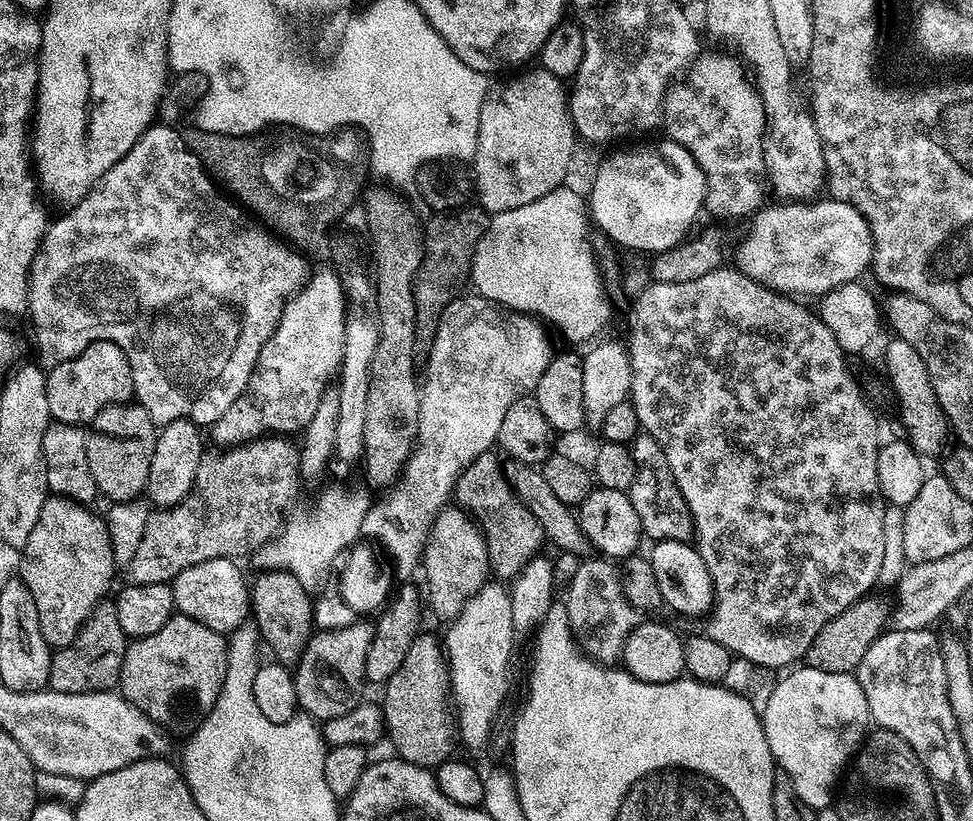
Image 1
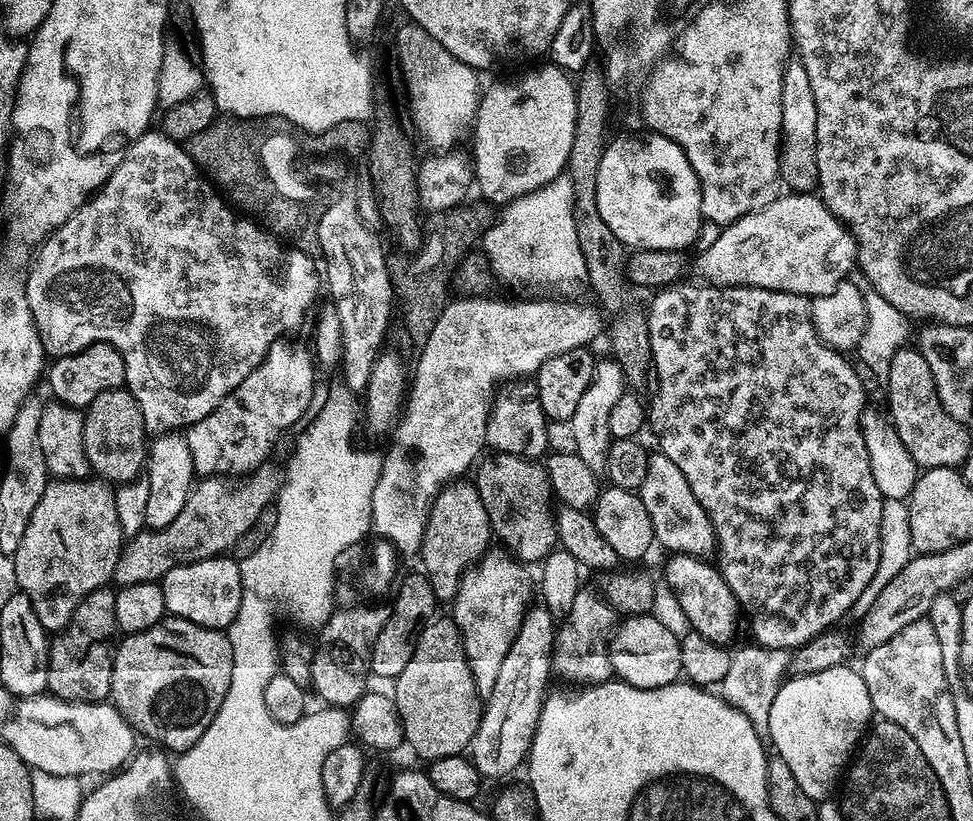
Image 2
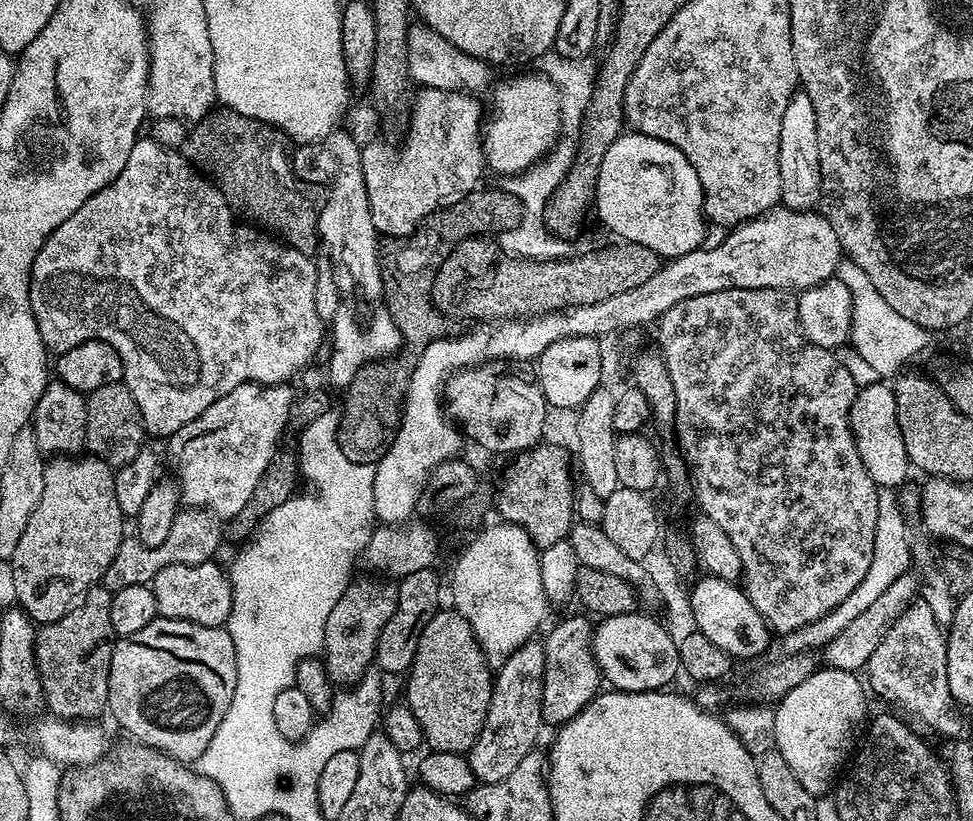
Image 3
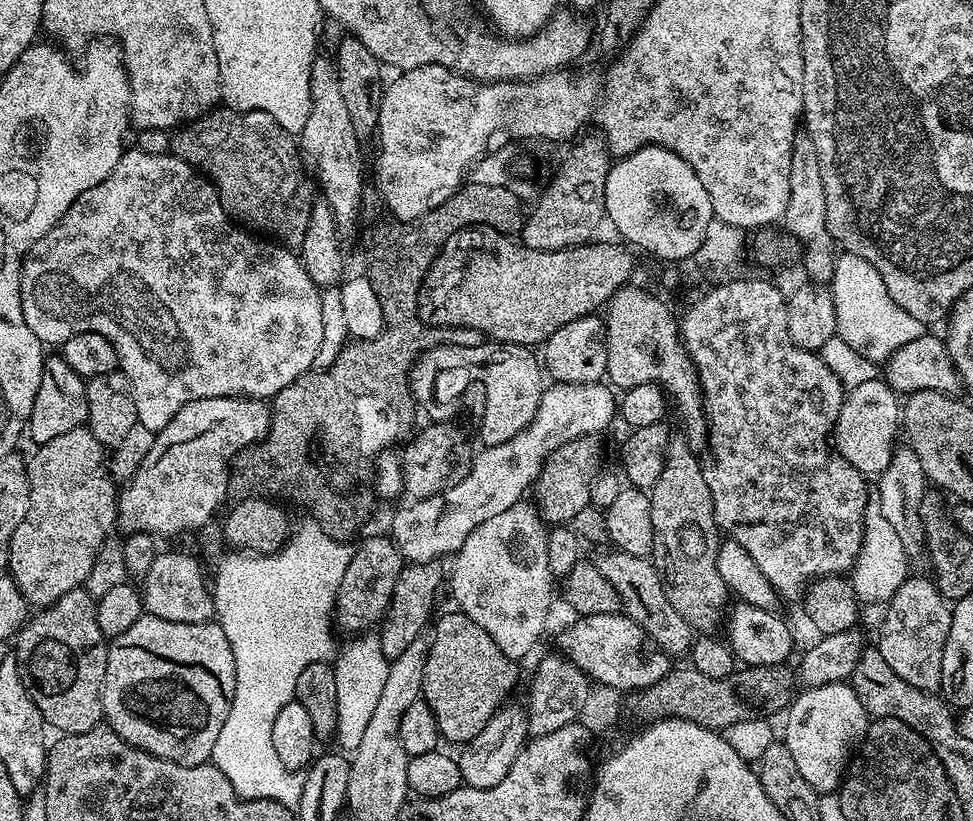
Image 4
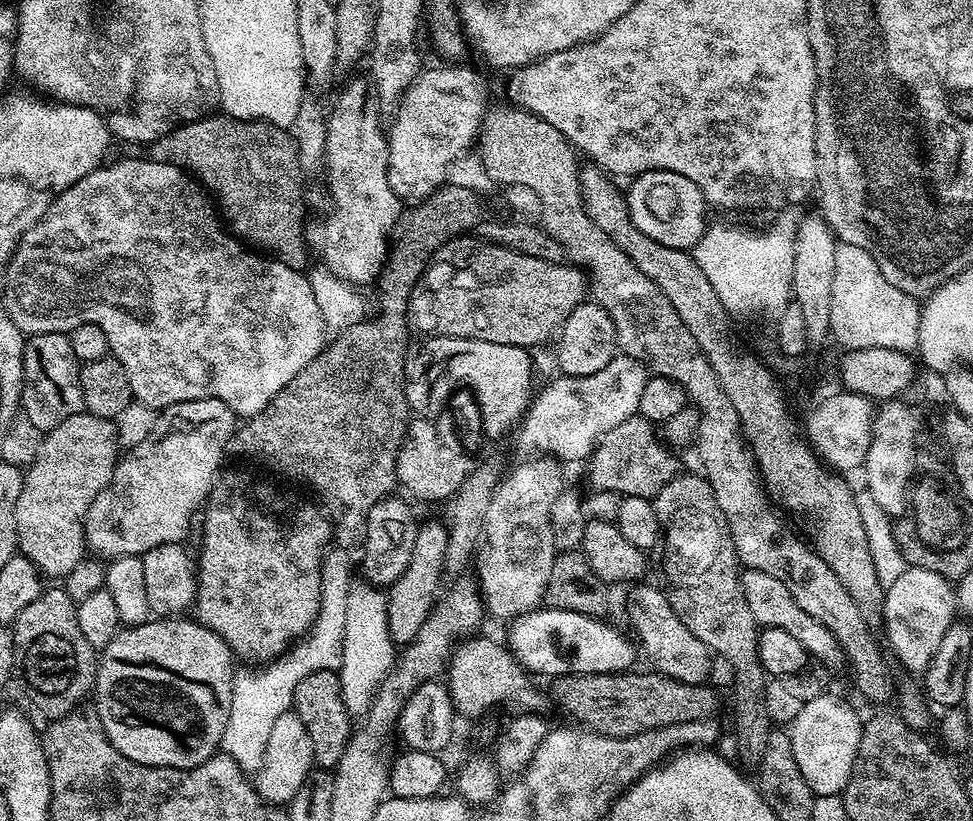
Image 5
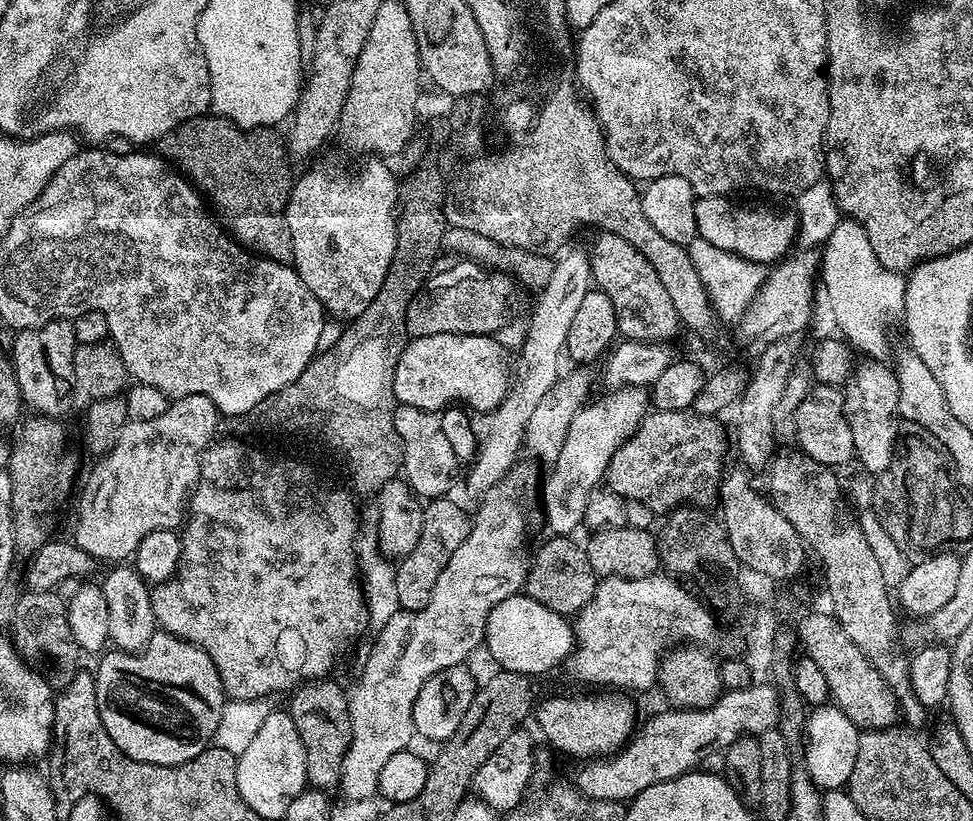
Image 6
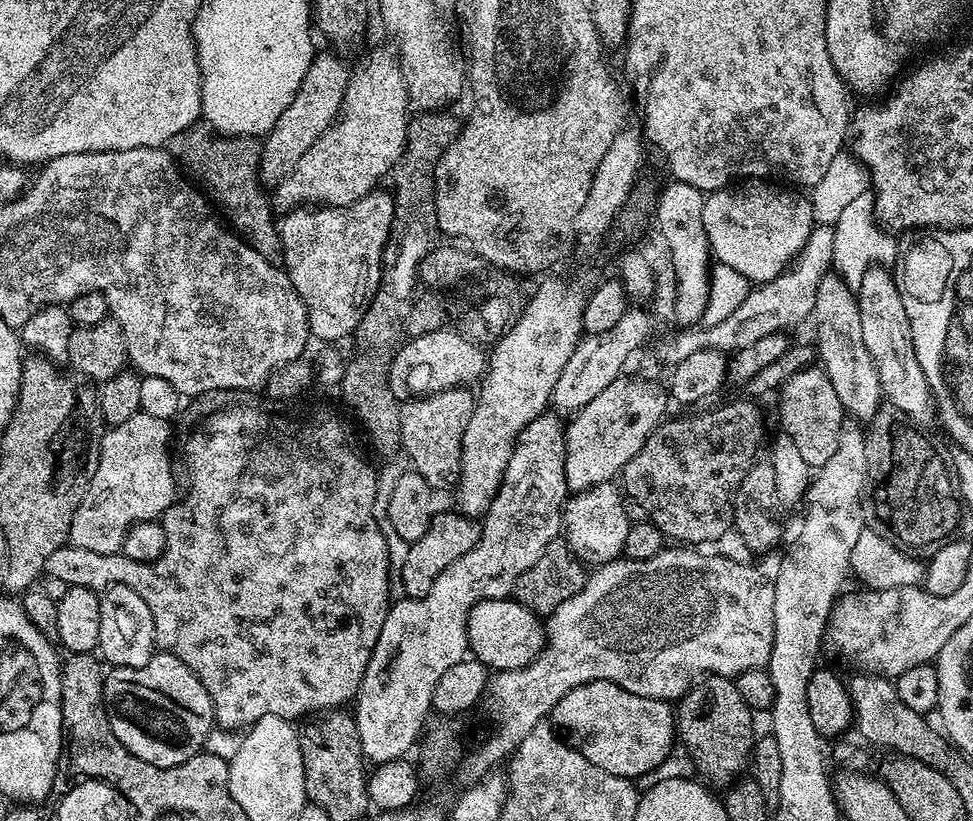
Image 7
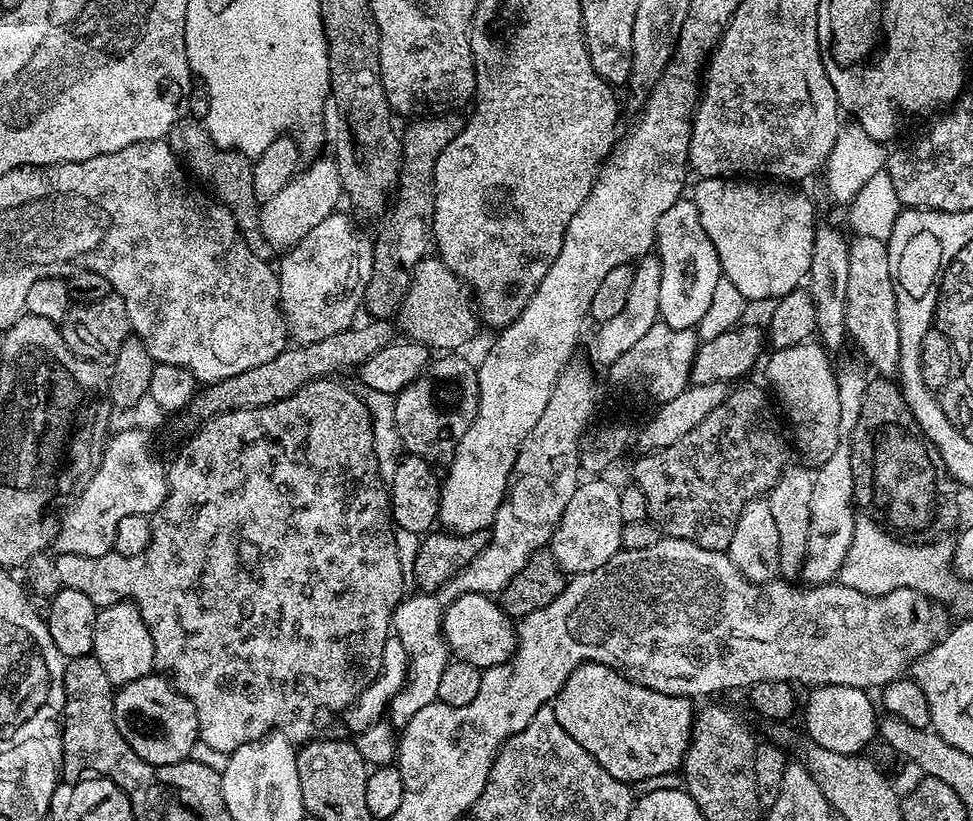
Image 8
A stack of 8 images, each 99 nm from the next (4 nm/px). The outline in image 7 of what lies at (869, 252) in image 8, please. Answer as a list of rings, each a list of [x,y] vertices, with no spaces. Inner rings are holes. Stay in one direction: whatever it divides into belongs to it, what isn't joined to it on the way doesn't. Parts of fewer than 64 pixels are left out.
[[[884,266],[868,268],[854,295],[862,318],[862,342],[866,342],[866,350],[870,350],[870,358],[878,370],[883,399],[902,410],[902,414],[909,416],[915,424],[935,425],[938,420],[936,405],[926,376],[922,374],[922,366],[918,366],[918,358],[914,354],[910,318],[906,318],[906,306],[902,306],[902,294],[896,285],[895,275]]]

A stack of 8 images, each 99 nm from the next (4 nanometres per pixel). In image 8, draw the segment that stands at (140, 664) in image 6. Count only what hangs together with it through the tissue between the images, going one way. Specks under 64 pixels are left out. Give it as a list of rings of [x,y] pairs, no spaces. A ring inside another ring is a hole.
[[[153,674],[132,684],[121,684],[115,689],[112,701],[118,734],[126,738],[138,758],[151,764],[177,764],[191,757],[200,738],[198,714],[194,702],[181,694],[167,675]]]

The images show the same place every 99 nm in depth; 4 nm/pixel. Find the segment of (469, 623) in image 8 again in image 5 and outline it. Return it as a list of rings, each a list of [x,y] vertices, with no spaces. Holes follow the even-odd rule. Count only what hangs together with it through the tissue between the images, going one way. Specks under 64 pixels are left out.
[[[541,606],[533,612],[527,612],[524,616],[517,616],[511,621],[508,632],[506,647],[515,656],[518,663],[529,673],[537,672],[540,676],[555,678],[557,676],[586,674],[610,674],[611,672],[627,672],[633,667],[632,664],[638,660],[638,648],[635,643],[624,640],[616,628],[611,628],[608,624],[603,624],[603,619],[586,614],[578,614],[570,610],[558,610]]]

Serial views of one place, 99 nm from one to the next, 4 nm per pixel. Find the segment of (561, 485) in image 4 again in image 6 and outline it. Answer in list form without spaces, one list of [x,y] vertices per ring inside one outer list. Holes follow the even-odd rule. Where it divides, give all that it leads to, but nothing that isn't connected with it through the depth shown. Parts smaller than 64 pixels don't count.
[[[649,411],[636,432],[610,459],[606,475],[607,491],[626,500],[643,502],[658,514],[668,514],[677,508],[691,506],[697,510],[708,510],[717,503],[720,481],[724,479],[726,465],[724,455],[730,446],[730,436],[724,433],[721,421],[715,416],[699,416],[694,411],[658,412]]]

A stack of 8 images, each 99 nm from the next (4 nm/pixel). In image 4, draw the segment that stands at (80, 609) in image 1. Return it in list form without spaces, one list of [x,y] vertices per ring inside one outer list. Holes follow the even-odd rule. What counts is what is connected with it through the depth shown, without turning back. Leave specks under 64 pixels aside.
[[[87,426],[69,430],[59,438],[50,438],[50,442],[39,445],[35,451],[32,460],[30,456],[27,461],[30,510],[26,510],[26,518],[18,522],[10,538],[7,571],[13,582],[20,587],[25,601],[29,605],[36,604],[37,609],[42,609],[58,602],[62,594],[81,587],[84,579],[90,574],[94,558],[105,540],[109,539],[111,532],[108,531],[116,524],[118,484],[112,479],[110,456],[106,451],[106,445],[98,442],[98,438],[94,438],[94,434]]]

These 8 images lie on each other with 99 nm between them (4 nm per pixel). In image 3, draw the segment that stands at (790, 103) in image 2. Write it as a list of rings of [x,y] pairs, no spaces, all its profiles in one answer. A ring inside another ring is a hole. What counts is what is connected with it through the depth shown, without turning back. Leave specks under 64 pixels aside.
[[[797,90],[792,95],[786,108],[786,114],[782,116],[778,164],[782,174],[782,194],[780,199],[783,207],[793,208],[795,212],[801,214],[811,213],[815,209],[812,207],[818,202],[821,203],[824,187],[822,186],[822,174],[820,173],[820,163],[818,162],[818,118],[814,112],[814,102],[810,100],[810,94],[803,90]]]

